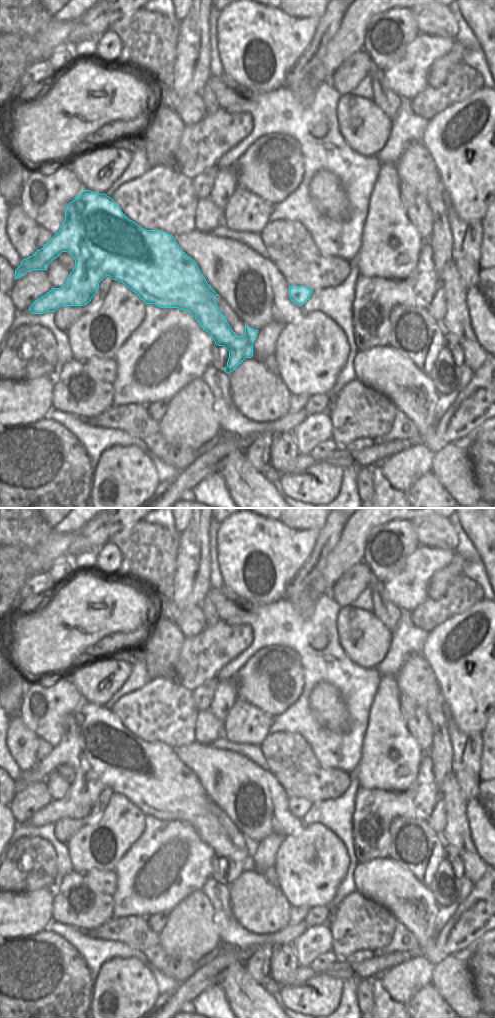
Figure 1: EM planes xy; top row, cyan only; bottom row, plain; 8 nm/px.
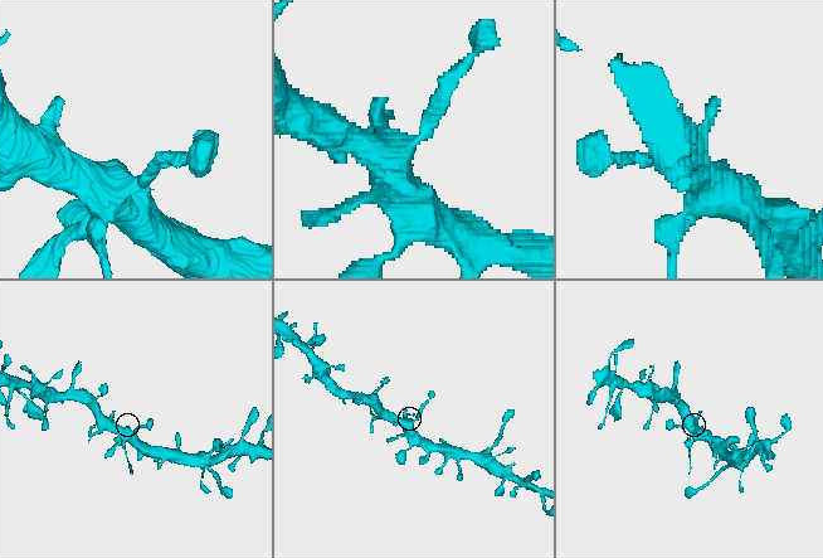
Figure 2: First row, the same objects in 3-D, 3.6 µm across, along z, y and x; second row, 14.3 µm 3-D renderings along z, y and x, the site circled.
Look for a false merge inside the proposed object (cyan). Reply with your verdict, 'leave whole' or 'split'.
leave whole

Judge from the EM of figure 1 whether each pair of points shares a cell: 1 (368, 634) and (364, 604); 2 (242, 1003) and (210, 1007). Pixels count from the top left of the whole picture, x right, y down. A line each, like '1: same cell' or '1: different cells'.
1: different cells
2: different cells

